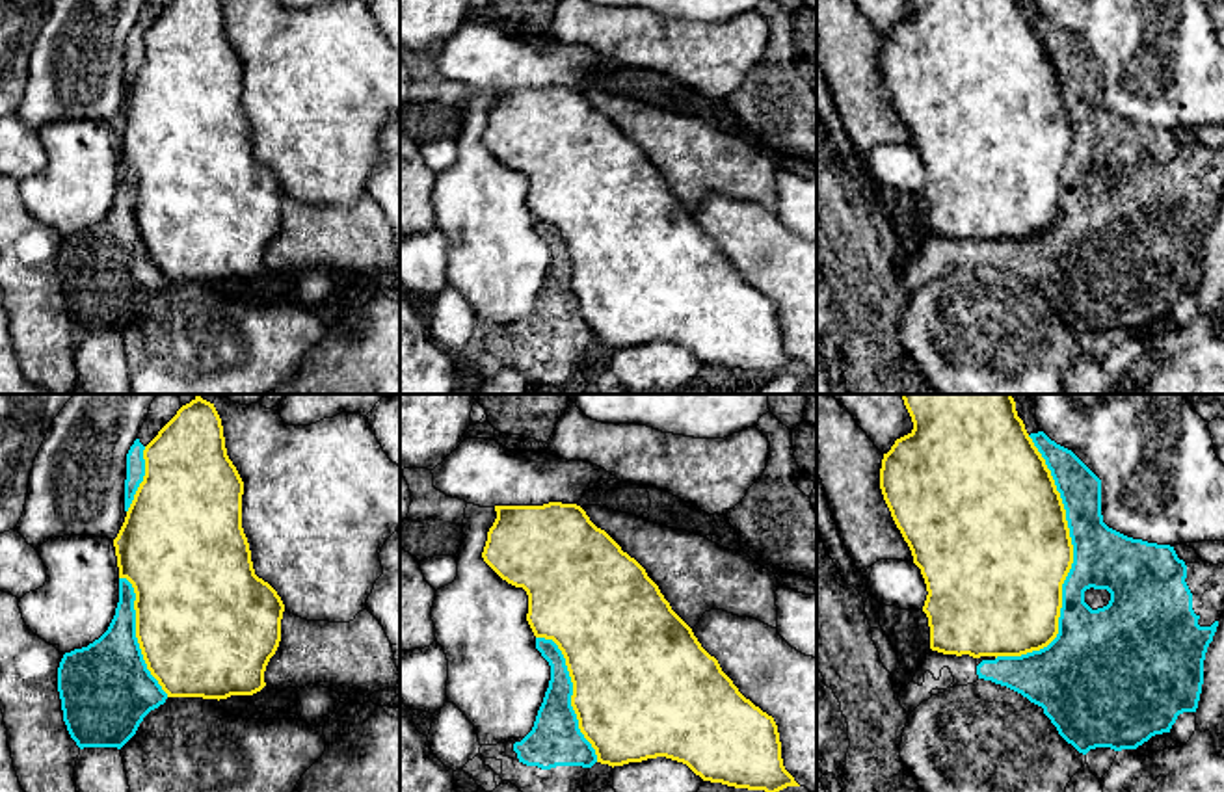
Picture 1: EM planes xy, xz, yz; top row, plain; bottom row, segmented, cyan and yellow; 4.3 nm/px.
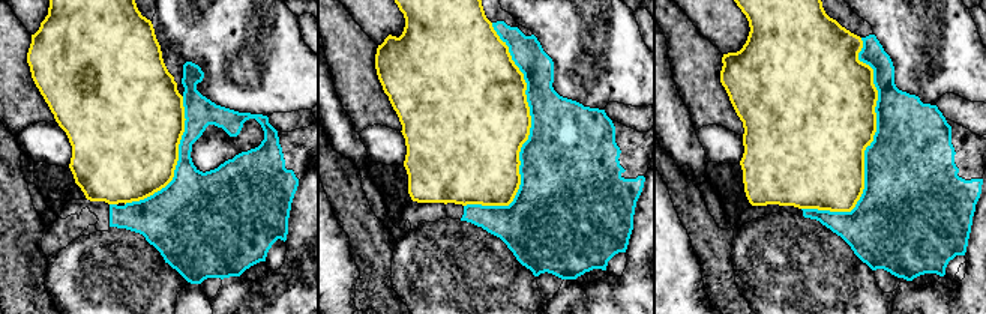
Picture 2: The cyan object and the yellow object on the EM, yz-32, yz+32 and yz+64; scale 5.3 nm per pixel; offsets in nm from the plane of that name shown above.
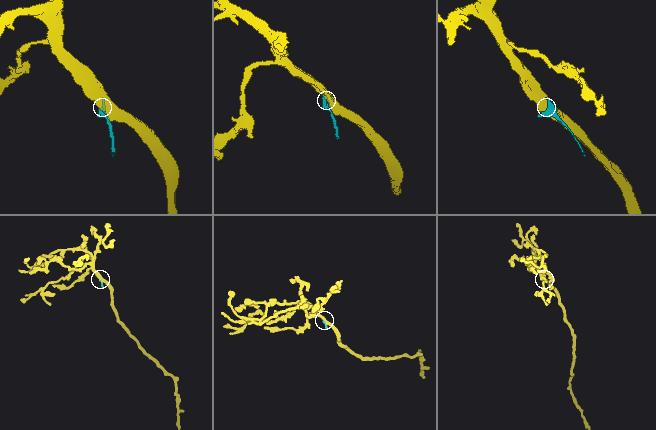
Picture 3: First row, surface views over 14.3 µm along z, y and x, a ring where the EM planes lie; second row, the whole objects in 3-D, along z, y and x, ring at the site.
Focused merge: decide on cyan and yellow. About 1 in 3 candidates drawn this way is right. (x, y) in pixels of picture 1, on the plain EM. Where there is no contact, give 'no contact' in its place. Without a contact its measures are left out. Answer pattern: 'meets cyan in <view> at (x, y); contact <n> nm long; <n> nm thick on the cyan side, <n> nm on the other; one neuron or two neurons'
meets cyan in yz at (1072, 149); contact 1000 nm long; 280 nm thick on the cyan side, 480 nm on the other; two neurons

